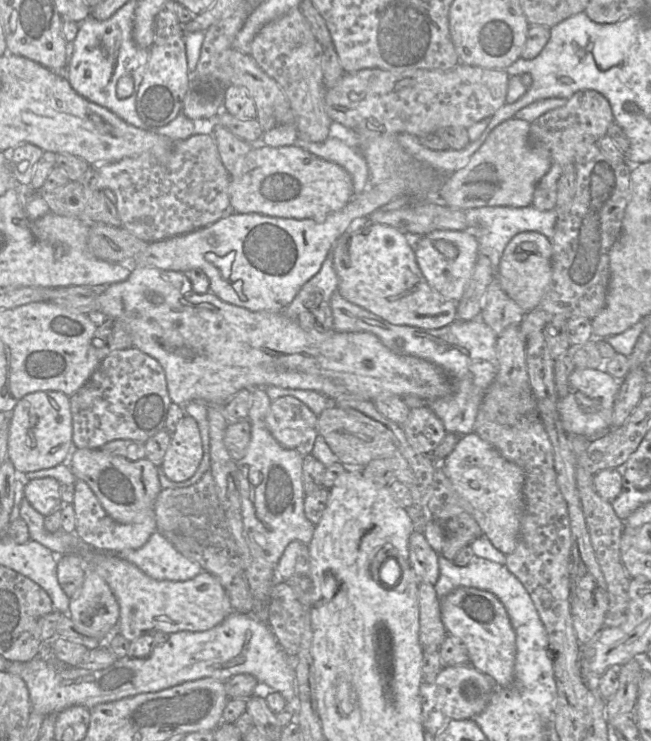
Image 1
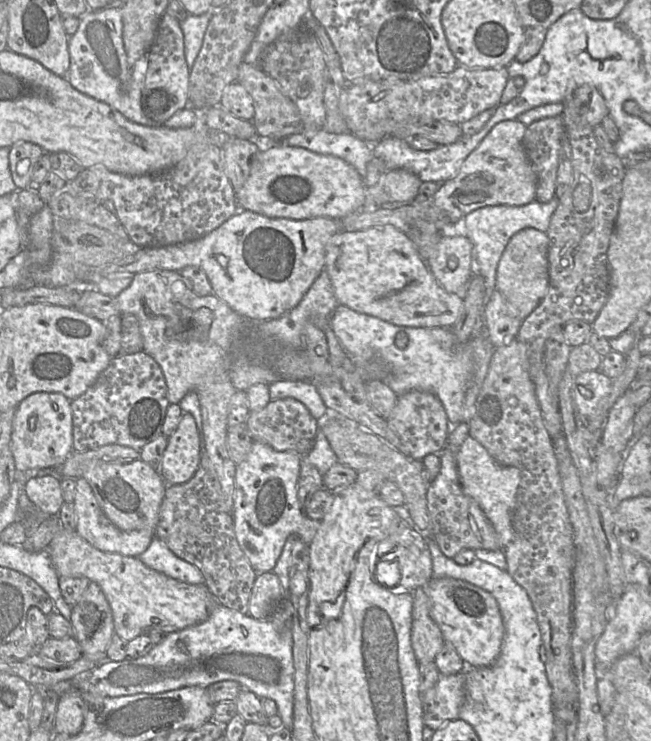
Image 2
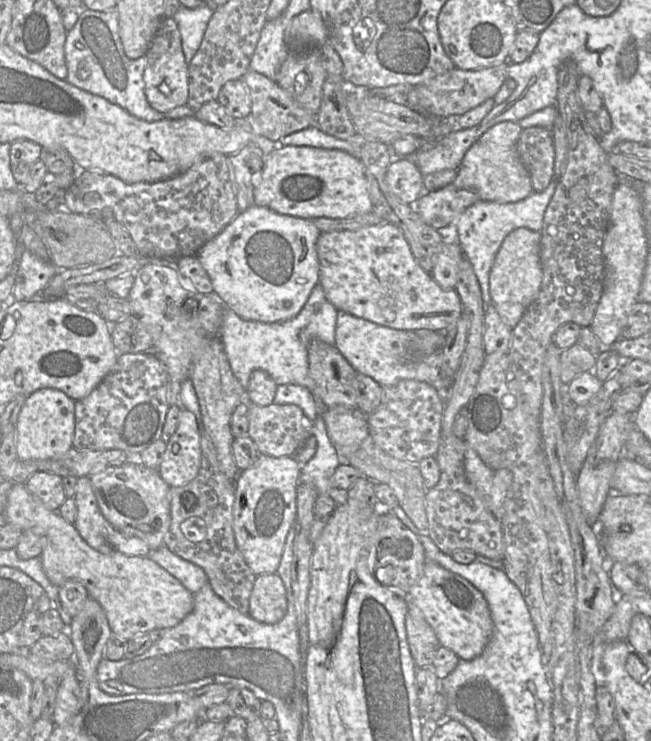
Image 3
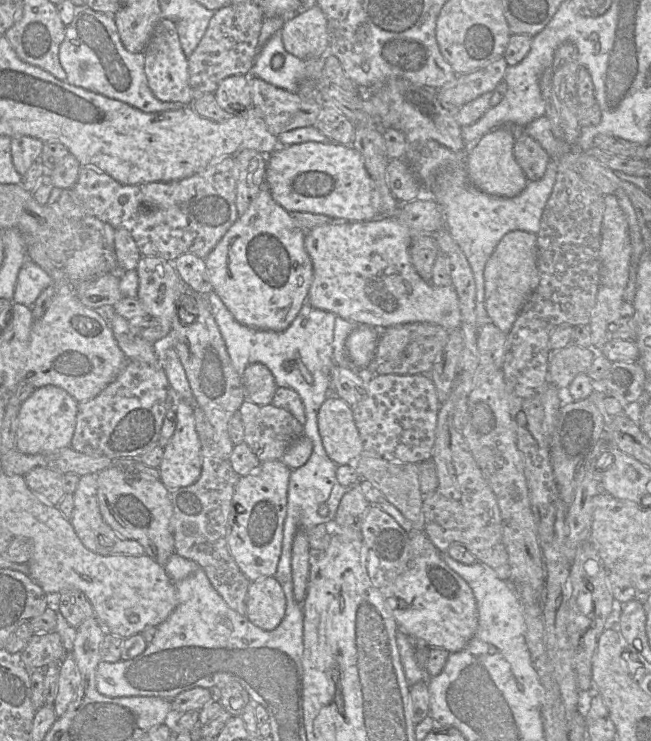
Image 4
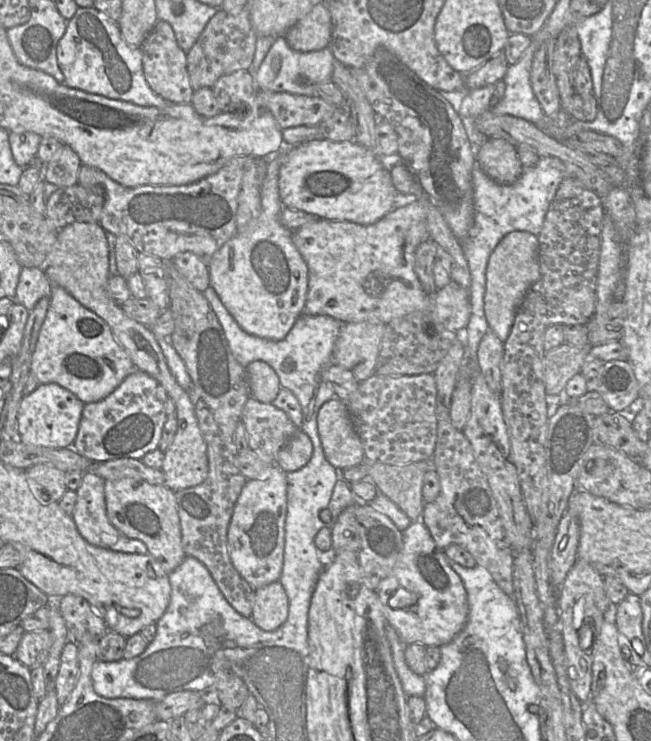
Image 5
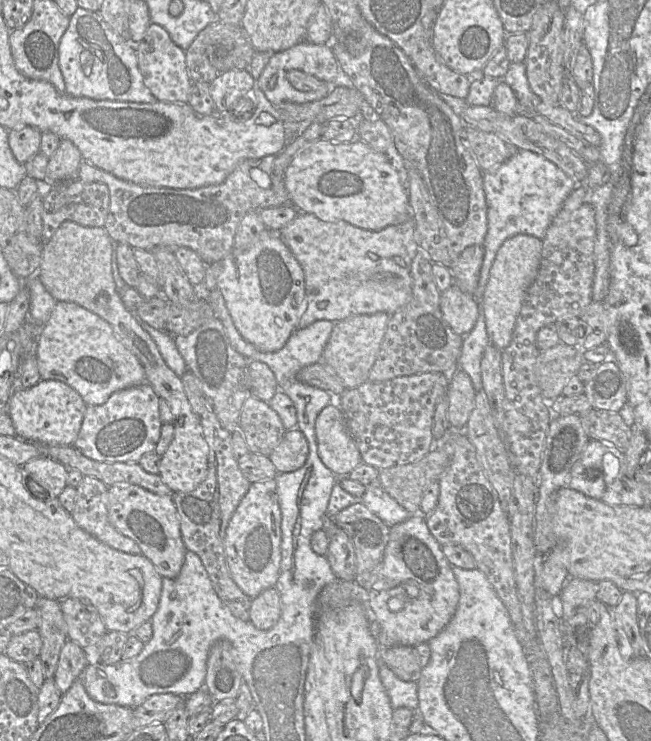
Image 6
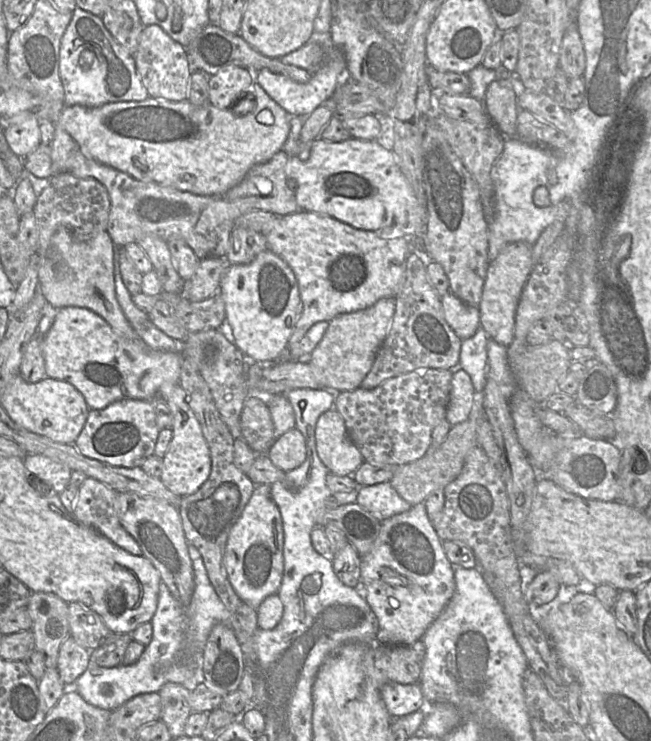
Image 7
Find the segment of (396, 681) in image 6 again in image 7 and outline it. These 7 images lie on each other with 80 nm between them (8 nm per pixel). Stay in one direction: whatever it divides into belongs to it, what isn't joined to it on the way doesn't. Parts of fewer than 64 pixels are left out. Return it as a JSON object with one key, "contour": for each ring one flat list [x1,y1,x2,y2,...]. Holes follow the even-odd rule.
{"contour":[[390,682,381,688,380,694,392,719,404,717,426,708,419,683,399,684]]}

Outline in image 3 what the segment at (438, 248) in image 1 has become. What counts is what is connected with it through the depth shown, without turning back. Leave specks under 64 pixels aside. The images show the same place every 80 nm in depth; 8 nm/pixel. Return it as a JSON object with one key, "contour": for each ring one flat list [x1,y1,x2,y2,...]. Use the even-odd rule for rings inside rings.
{"contour":[[442,243,436,255,431,276,443,289,455,289,459,265,464,258,458,243]]}

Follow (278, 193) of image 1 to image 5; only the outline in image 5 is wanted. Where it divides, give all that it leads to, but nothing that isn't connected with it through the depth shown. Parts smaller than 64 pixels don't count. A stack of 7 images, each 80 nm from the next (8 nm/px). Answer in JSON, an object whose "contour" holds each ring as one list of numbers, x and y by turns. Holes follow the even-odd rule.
{"contour":[[317,138,290,146,286,161,279,171,279,195,284,207,301,210,328,220,349,221,361,225,374,224,392,211,400,194,395,188,391,172,370,149,355,140,336,142]]}

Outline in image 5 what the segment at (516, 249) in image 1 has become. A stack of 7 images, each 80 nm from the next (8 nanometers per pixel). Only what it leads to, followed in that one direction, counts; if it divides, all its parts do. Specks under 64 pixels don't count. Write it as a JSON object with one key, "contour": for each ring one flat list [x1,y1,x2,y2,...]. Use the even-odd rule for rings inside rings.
{"contour":[[517,230,506,234,490,255,486,269,484,312,489,330,503,342,509,336,516,312,526,292,540,278,538,248,536,235]]}

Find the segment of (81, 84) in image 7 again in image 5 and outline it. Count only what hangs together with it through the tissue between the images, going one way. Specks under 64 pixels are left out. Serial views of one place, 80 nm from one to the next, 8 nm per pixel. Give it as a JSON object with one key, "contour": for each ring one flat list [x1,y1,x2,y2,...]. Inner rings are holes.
{"contour":[[78,7,75,15,68,20,66,32,57,45,57,62,65,78,64,84,70,88,110,99,127,101,143,107,166,108,174,104,154,93,147,84,143,72,140,47,132,47,127,44,120,32,118,23,94,7]]}

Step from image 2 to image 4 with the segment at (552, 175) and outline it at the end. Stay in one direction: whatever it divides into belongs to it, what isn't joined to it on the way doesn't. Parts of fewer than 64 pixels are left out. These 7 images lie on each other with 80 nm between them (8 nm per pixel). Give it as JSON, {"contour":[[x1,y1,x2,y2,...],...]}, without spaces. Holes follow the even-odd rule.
{"contour":[[523,132,515,140,513,152,528,181,537,181,544,175,550,157,534,138]]}

